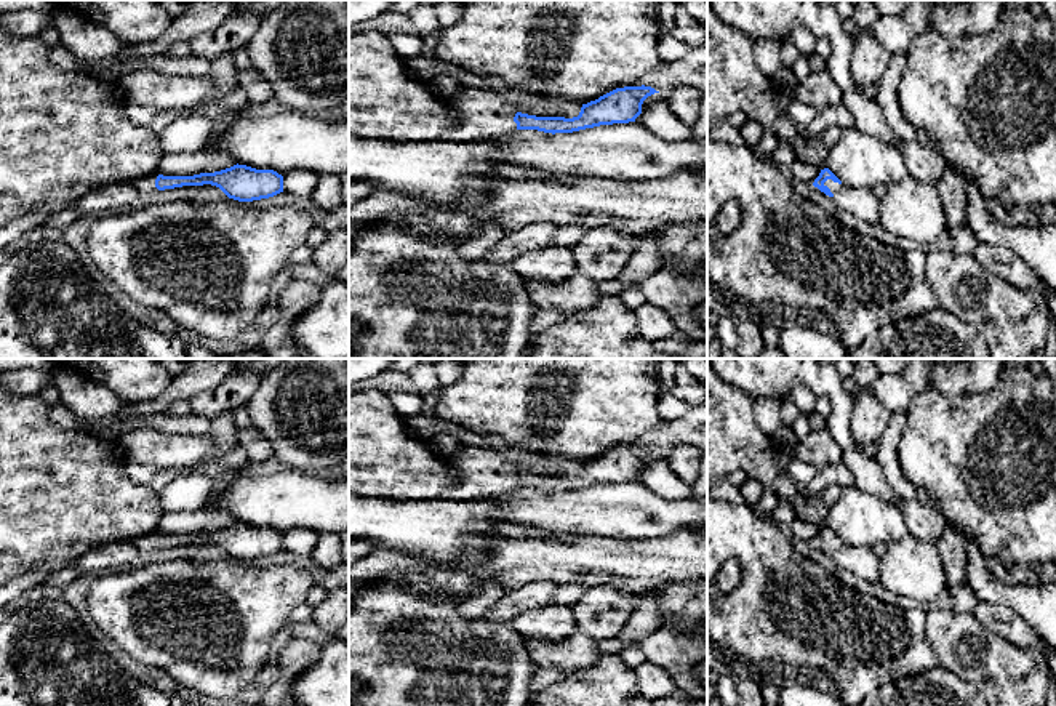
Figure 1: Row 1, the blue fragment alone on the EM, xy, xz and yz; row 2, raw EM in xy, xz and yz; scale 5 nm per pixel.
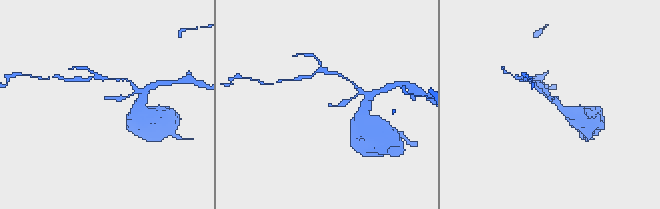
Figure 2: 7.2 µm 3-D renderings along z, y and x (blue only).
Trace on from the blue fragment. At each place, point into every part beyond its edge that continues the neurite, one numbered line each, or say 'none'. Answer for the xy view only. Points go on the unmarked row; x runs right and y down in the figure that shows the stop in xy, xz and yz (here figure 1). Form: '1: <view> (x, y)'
1: xy (119, 554)

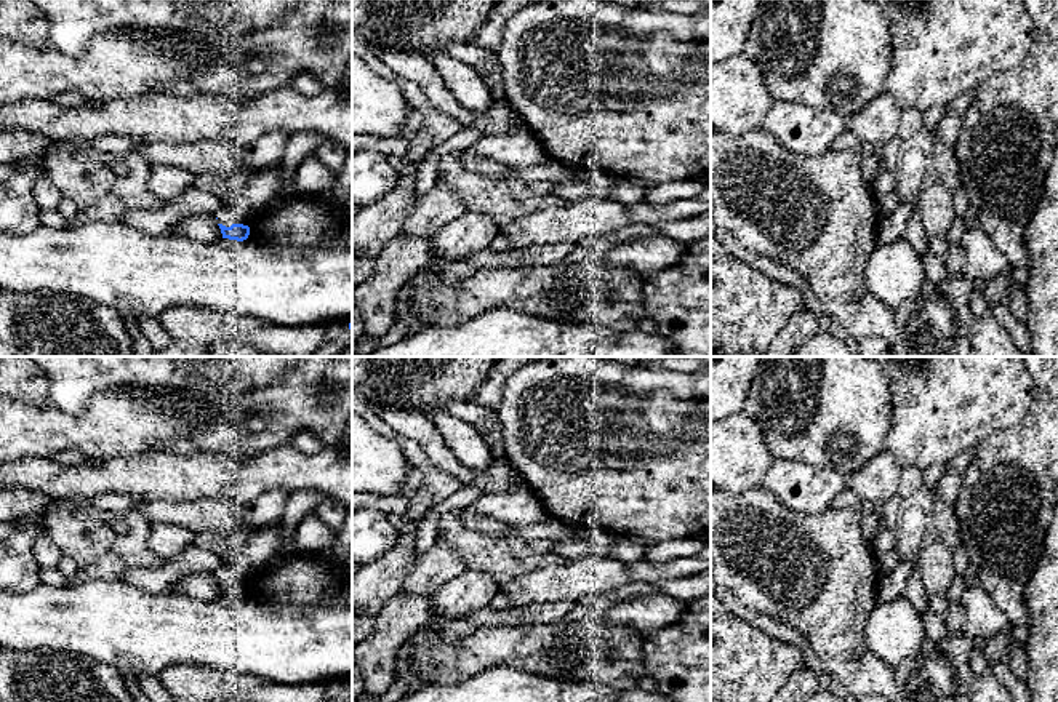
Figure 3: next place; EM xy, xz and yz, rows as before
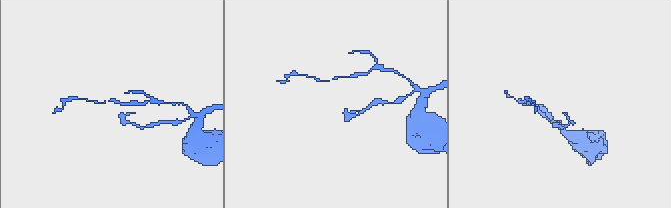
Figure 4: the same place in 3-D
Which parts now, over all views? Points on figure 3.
1: xy (260, 549)

